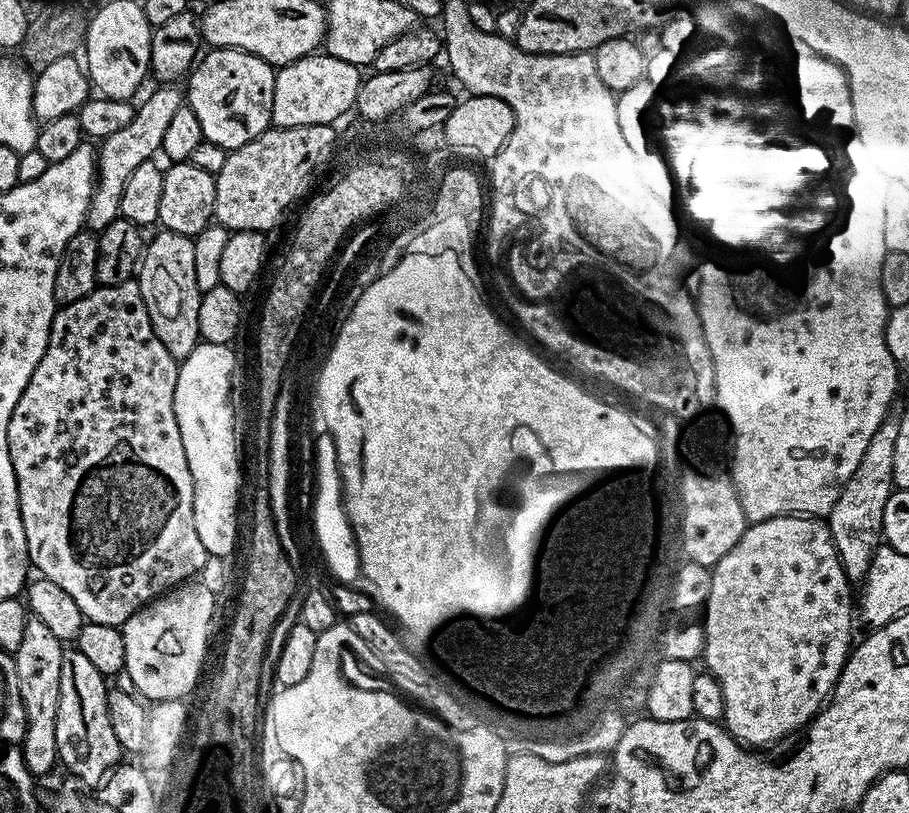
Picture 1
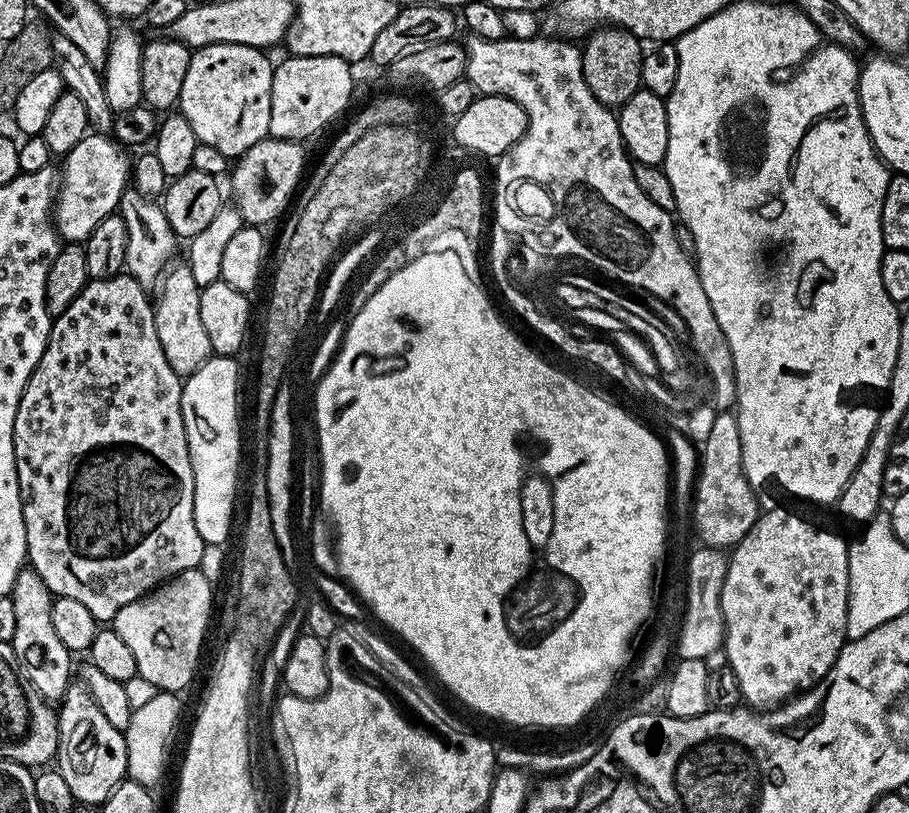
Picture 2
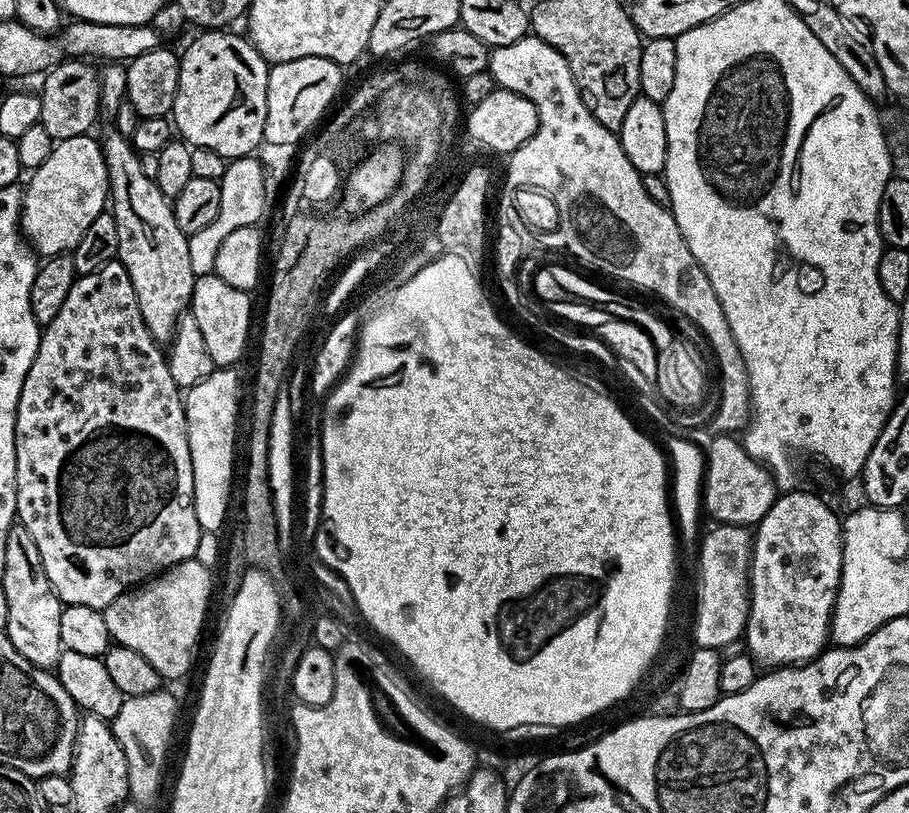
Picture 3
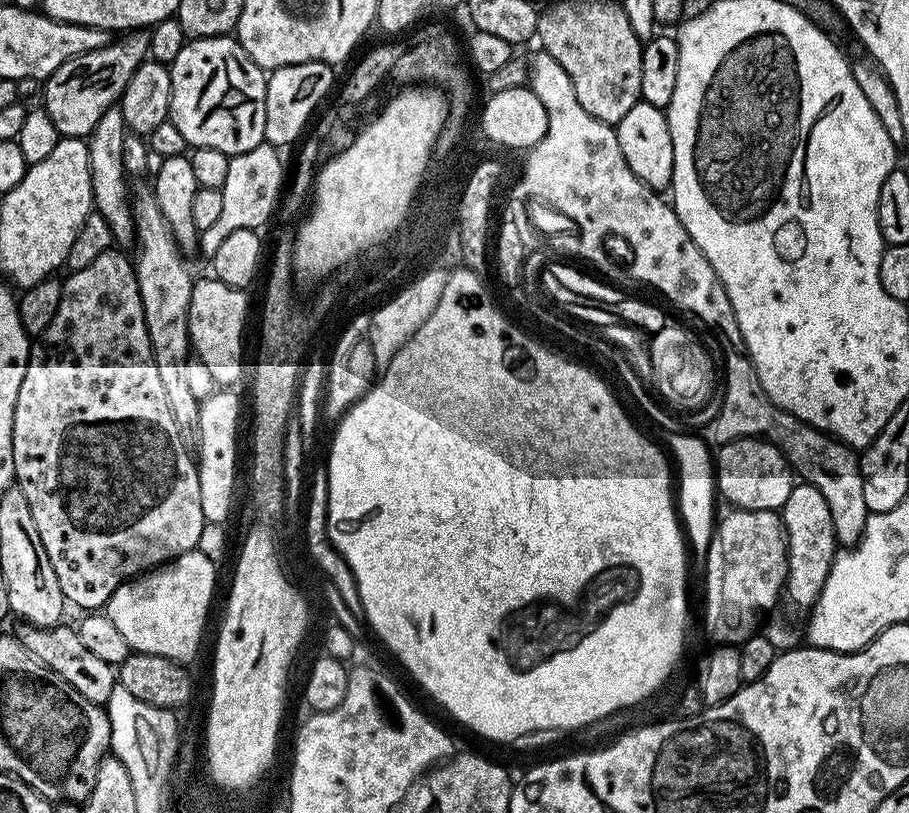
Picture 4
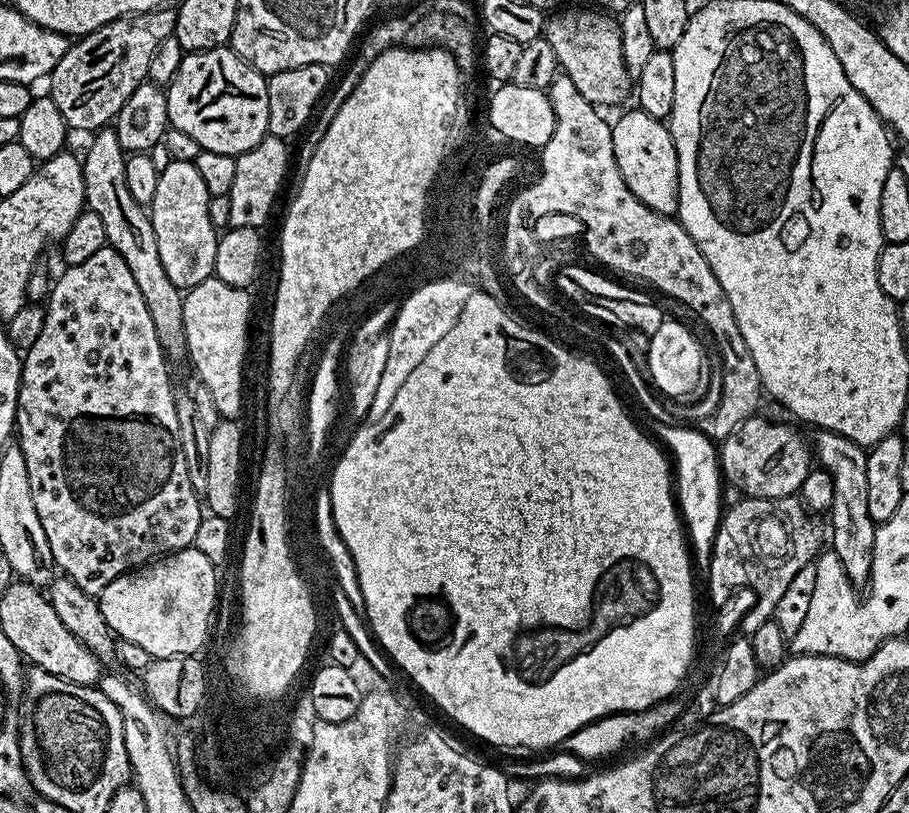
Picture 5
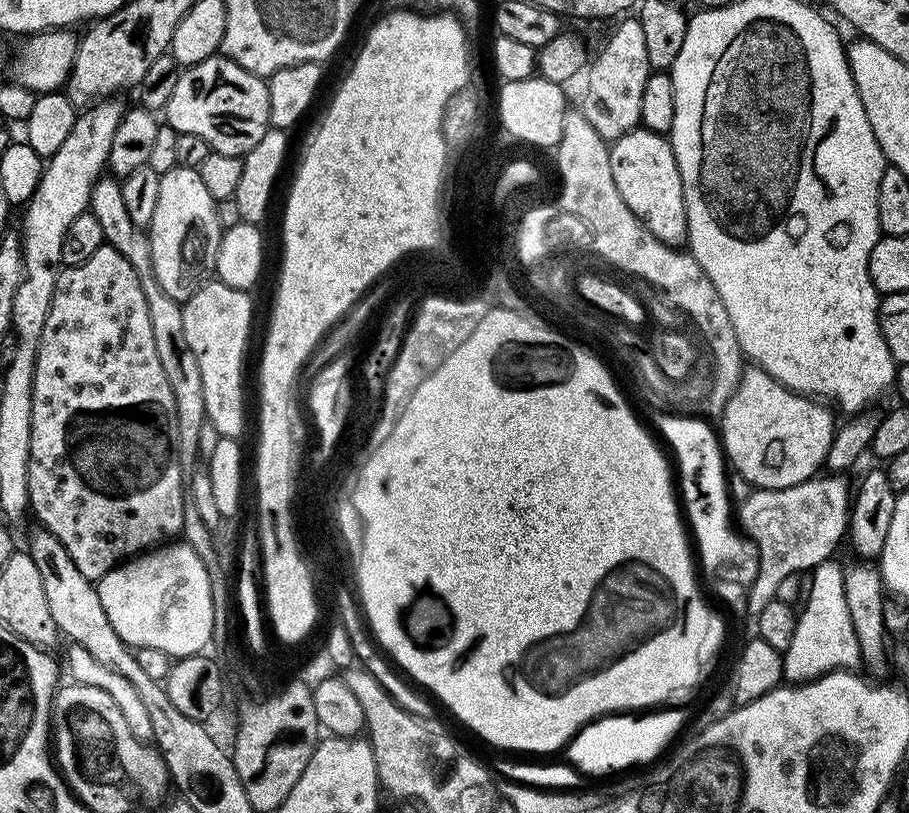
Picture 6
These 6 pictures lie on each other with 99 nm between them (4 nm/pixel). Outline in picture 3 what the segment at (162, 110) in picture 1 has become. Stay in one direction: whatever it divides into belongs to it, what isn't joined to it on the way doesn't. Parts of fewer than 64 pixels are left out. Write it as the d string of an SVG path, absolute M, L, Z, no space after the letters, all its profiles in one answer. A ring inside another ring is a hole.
M85 134L57 140L52 145L50 158L42 162L42 166L31 169L28 185L23 185L24 205L20 208L20 230L24 239L41 257L63 256L71 253L78 246L82 234L86 234L90 222L98 218L106 210L110 200L110 189L108 187L108 171L104 161L104 150L99 139L95 135Z

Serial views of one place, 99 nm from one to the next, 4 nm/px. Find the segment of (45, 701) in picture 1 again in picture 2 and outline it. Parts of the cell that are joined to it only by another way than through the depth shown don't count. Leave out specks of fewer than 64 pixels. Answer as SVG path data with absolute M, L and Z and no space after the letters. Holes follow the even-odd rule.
M26 566L14 582L11 598L14 602L15 615L14 638L11 645L23 675L37 697L48 702L59 702L64 699L74 676L74 656L66 646L62 646L62 638L58 638L58 633L54 631L52 591L33 568Z

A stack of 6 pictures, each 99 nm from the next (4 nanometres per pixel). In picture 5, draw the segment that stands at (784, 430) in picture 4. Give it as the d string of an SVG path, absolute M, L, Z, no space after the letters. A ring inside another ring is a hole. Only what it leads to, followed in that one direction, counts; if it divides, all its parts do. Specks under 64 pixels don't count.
M815 429L810 444L819 467L830 474L834 482L832 495L832 544L830 551L838 554L842 570L853 588L863 589L872 579L874 566L874 538L878 527L877 521L870 518L870 509L866 503L866 462L868 453L859 444L832 431Z

